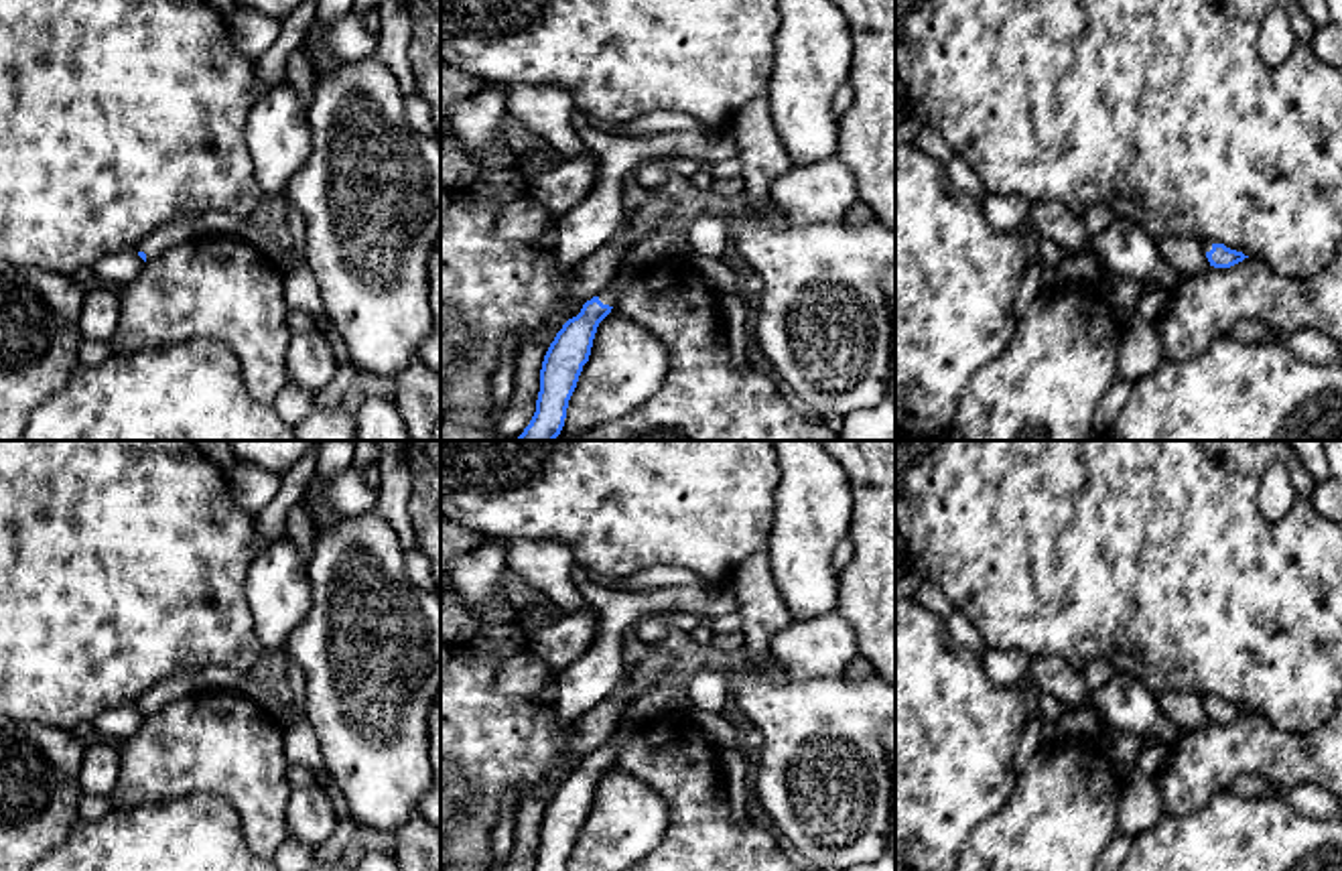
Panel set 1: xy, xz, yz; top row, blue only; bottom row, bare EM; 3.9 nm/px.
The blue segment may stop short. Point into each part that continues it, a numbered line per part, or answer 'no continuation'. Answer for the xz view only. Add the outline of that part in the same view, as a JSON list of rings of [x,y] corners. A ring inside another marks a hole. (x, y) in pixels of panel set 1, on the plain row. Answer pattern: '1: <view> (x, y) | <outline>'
1: xz (624, 731) | [[[619,723],[613,735],[597,749],[603,759],[613,761],[621,745],[635,733],[638,723]]]

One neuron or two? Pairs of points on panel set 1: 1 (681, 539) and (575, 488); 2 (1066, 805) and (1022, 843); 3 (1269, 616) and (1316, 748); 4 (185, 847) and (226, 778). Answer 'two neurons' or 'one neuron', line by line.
1: one neuron
2: one neuron
3: two neurons
4: two neurons

